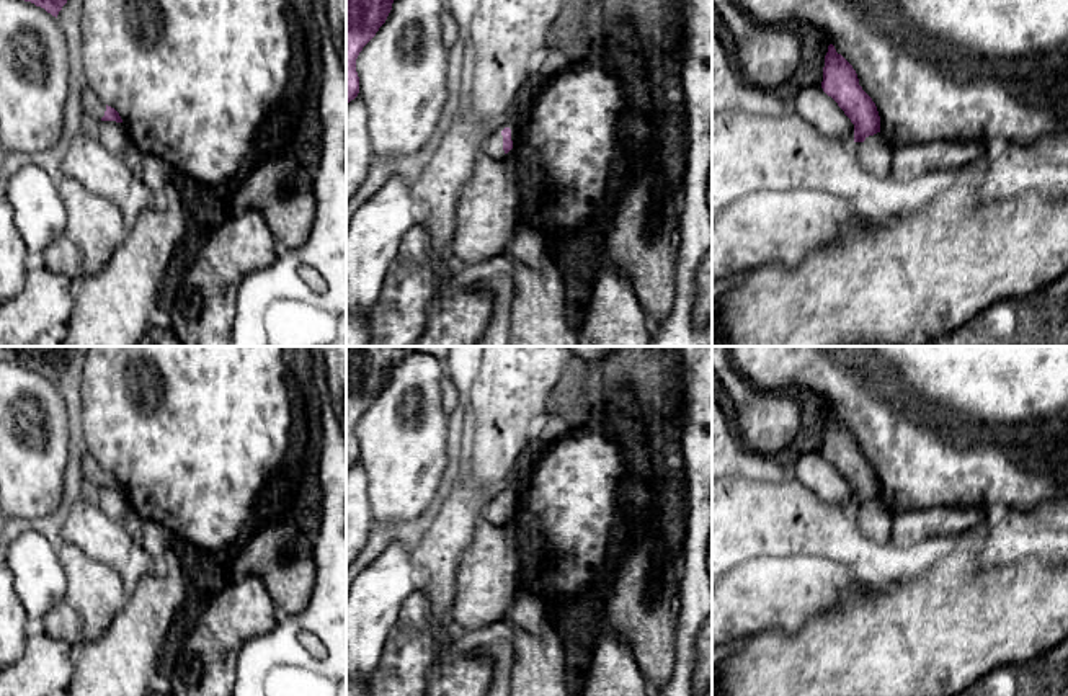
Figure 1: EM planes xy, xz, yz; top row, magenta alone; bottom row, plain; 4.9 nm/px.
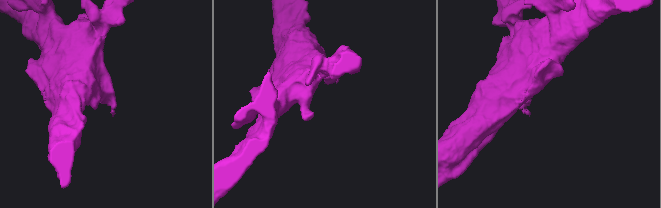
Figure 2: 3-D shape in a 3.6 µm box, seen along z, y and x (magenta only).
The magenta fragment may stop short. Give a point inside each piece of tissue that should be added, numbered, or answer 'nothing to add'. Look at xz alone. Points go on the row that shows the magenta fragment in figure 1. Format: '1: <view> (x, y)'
nothing to add

